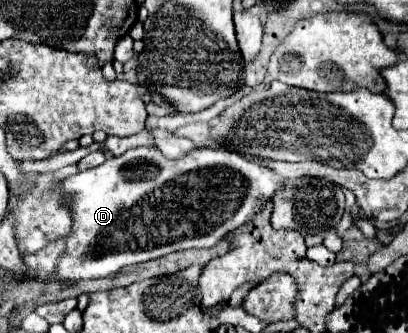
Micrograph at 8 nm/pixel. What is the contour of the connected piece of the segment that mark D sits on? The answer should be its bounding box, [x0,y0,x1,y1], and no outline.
[24,147,282,279]

